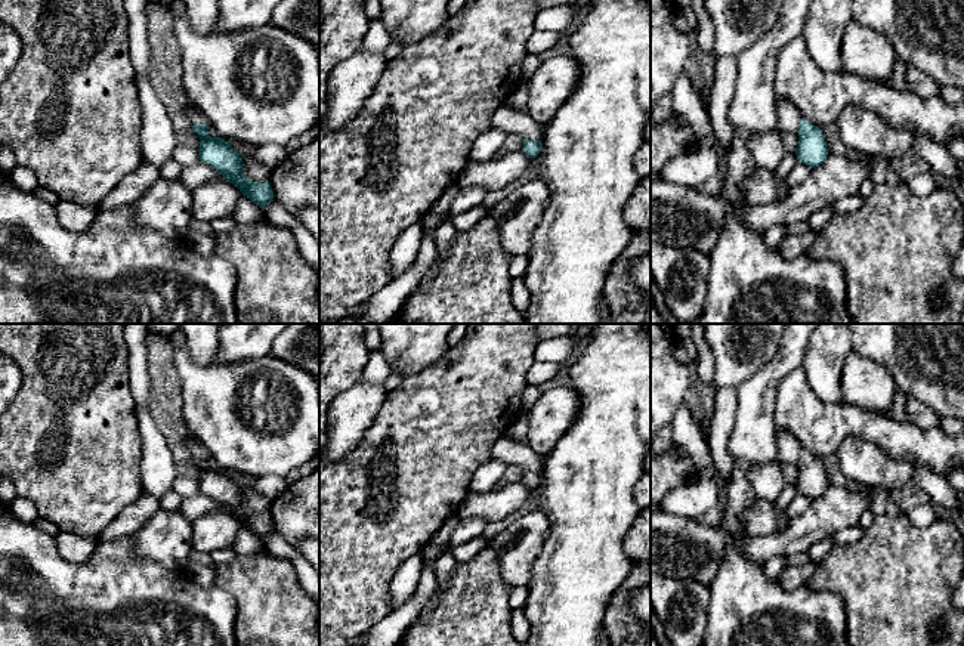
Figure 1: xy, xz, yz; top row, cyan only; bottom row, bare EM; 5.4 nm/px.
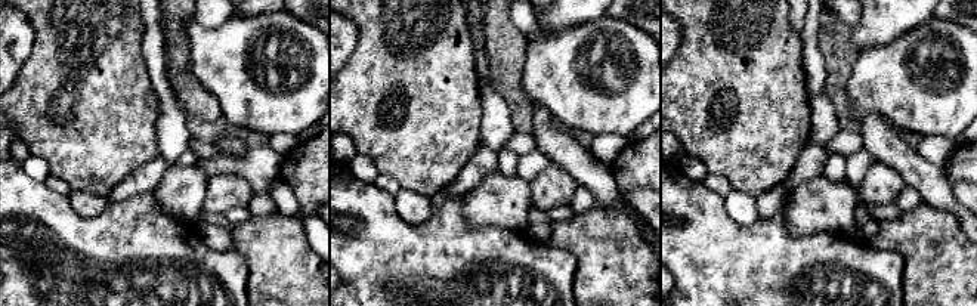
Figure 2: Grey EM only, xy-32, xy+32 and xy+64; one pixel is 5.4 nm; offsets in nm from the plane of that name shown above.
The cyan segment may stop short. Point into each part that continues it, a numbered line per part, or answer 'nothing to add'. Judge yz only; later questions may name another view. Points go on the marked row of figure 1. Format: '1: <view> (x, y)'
1: yz (788, 118)

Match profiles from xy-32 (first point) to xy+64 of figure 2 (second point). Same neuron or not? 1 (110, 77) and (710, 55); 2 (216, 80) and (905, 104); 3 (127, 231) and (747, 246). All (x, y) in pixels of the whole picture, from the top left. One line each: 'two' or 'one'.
1: one
2: one
3: one

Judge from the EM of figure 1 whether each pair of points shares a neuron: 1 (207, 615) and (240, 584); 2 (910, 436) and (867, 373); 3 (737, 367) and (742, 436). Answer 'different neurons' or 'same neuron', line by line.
1: different neurons
2: different neurons
3: different neurons

